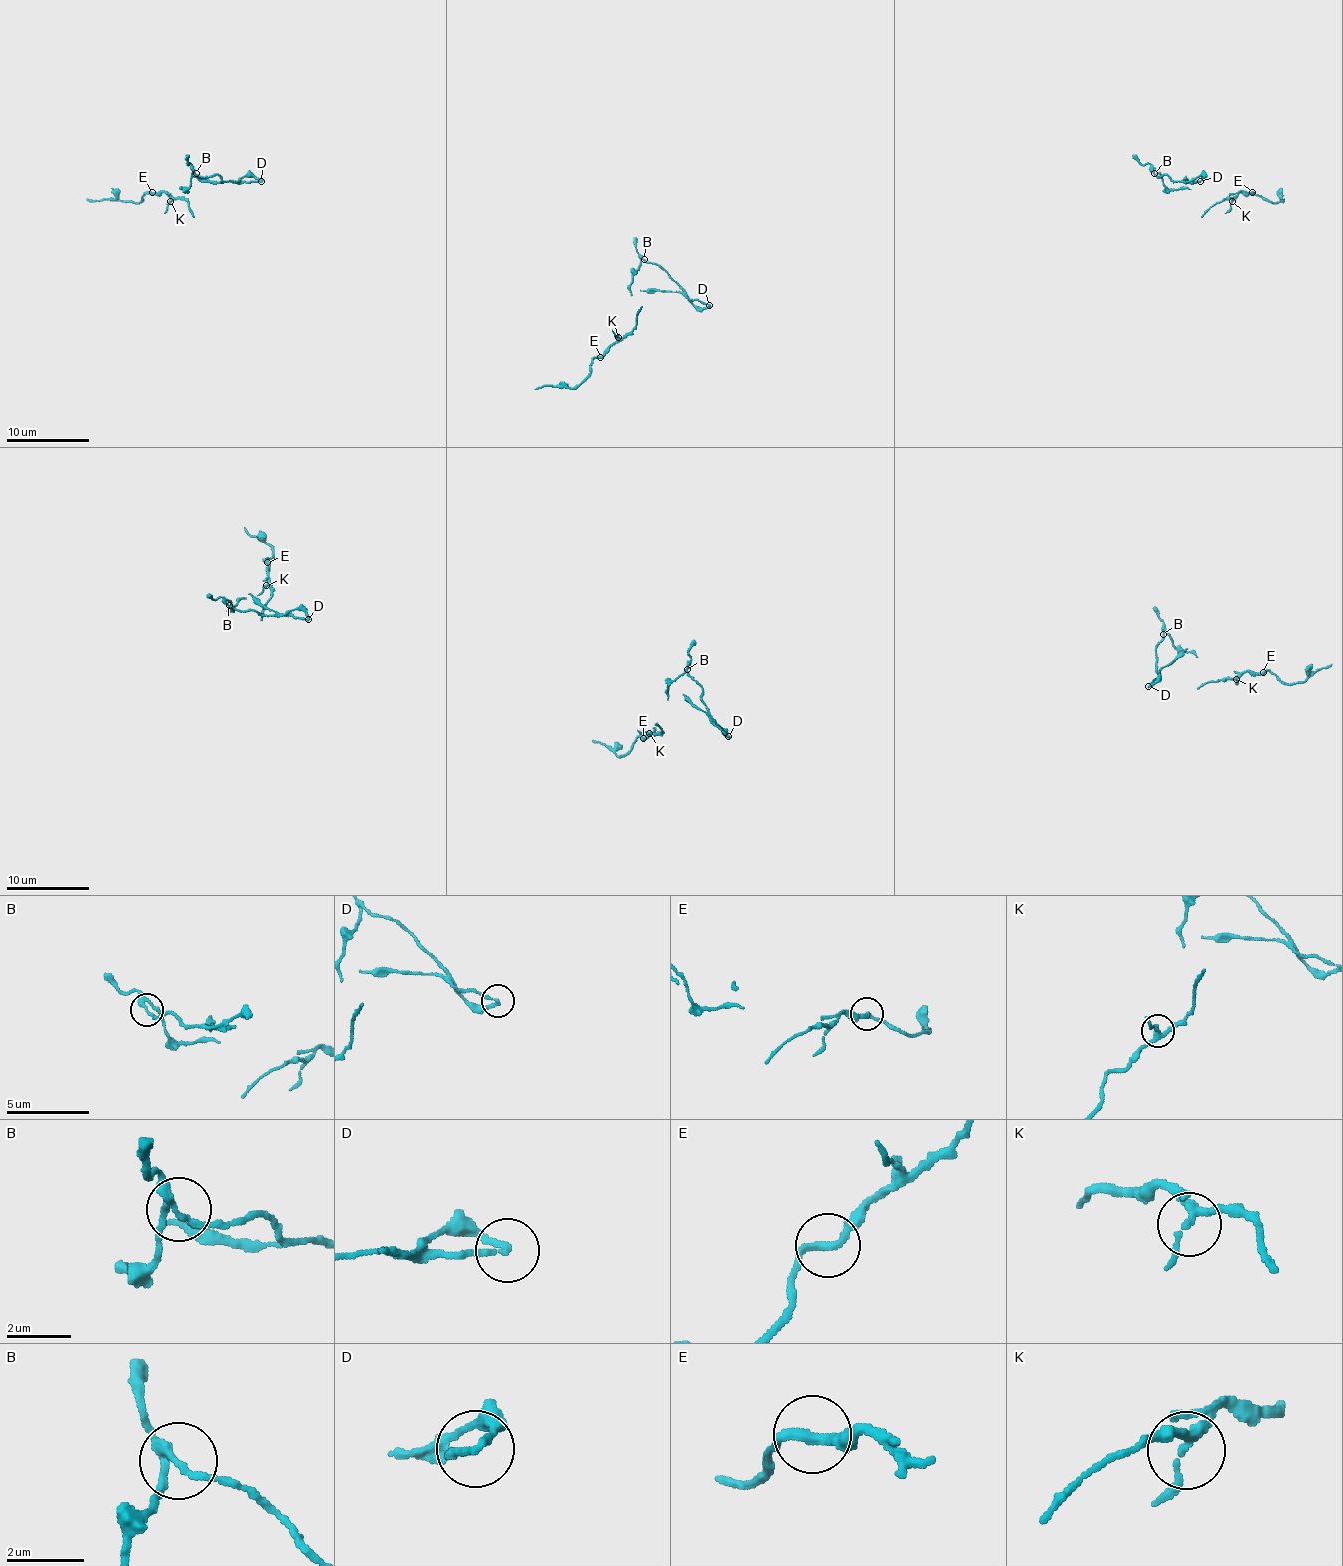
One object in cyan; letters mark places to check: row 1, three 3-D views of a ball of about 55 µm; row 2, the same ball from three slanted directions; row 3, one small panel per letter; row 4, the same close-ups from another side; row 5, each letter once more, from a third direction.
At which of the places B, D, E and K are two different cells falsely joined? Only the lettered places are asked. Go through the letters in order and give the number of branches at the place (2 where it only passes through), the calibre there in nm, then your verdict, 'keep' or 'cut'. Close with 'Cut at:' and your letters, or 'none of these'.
B: branches 3; calibre 170 nm; keep
D: branches 2; calibre 180 nm; cut
E: branches 2; calibre 240 nm; keep
K: branches 4; calibre 190 nm; keep
Cut at: D

